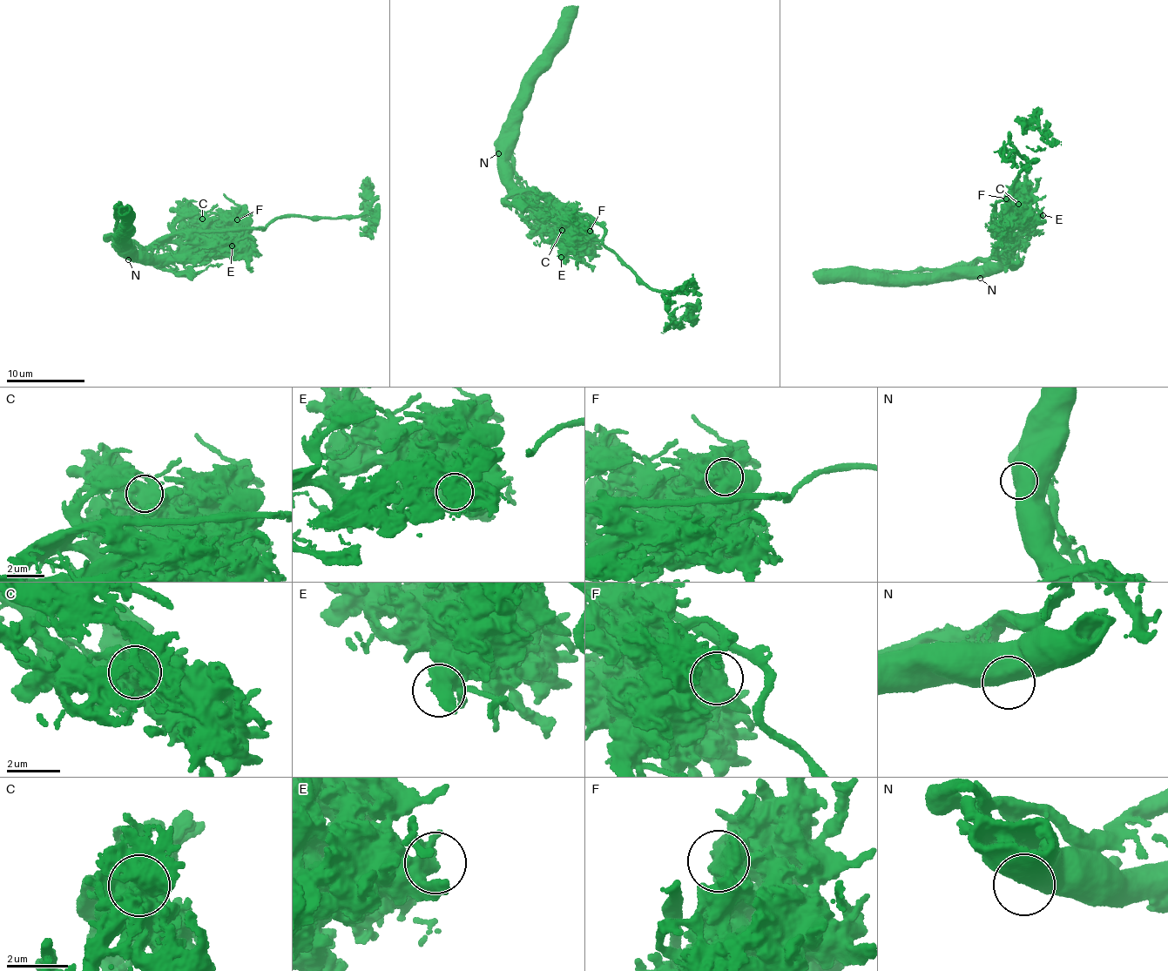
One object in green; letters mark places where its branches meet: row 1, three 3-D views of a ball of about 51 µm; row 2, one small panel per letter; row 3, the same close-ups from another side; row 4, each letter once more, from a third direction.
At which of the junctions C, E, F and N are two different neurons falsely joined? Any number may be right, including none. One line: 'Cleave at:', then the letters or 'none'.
Cleave at: C

